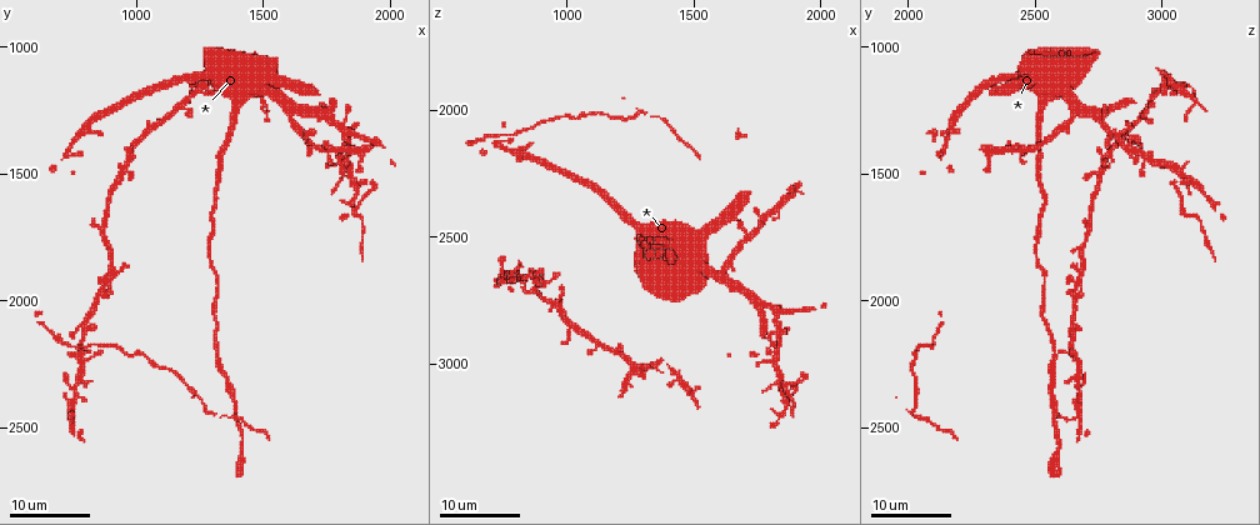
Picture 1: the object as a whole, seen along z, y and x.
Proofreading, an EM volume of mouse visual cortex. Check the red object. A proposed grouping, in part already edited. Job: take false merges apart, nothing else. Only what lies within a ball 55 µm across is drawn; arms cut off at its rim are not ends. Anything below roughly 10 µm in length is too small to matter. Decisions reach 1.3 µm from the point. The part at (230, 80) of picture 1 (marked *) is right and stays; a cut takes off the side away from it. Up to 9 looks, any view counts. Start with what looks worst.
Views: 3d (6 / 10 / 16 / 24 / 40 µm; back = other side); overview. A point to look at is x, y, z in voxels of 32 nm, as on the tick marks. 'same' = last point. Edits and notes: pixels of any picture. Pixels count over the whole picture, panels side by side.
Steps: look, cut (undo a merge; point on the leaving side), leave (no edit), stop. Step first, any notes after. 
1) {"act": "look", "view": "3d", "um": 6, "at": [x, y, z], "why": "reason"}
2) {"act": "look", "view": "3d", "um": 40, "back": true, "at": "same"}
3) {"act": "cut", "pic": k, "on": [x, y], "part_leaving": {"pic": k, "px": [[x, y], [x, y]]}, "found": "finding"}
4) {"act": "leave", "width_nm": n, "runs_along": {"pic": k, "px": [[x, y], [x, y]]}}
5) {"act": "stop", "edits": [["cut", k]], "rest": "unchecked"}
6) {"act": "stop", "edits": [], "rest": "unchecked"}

{"act": "look", "view": "3d", "um": 16, "at": [900, 1920, 2680], "why": "three-way junction"}

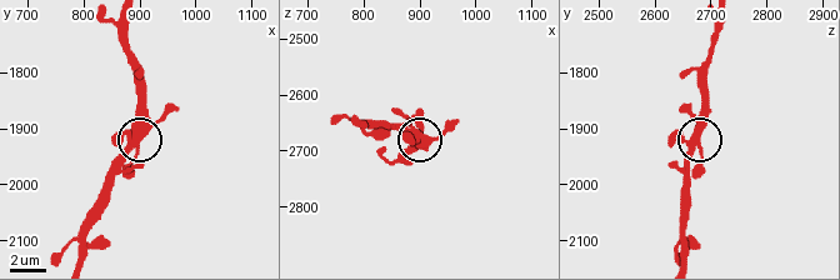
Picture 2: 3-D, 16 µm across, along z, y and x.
{"act": "look", "view": "3d", "um": 6, "at": [890, 1920, 2675], "why": "closer look"}

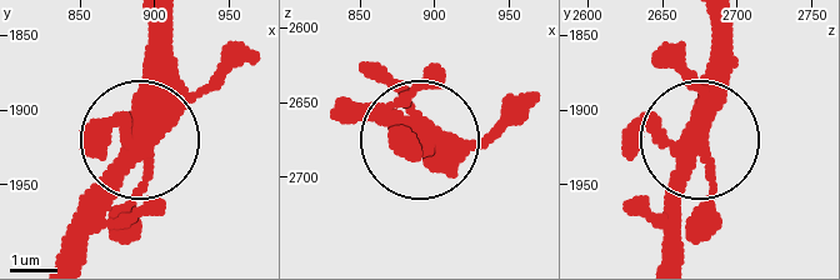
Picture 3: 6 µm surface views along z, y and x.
{"act": "leave", "width_nm": 390, "runs_along": {"pic": 3, "px": [[150, 26], [146, 145], [75, 225]]}, "found": "all the same cell"}

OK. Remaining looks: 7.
{"act": "look", "view": "3d", "um": 16, "at": [1610, 1260, 2640]}

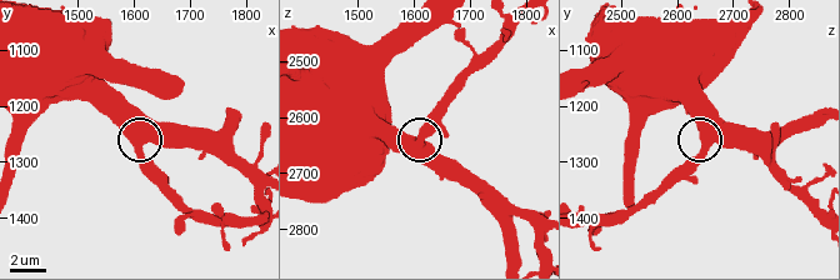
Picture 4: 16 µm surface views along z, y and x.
{"act": "look", "view": "3d", "um": 6, "at": [1605, 1270, 2655]}

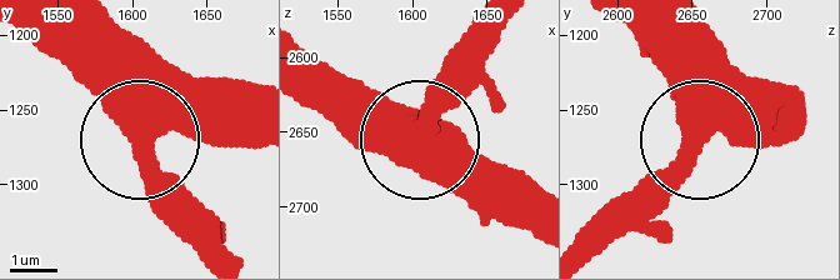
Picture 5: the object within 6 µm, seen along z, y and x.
{"act": "look", "view": "3d", "um": 6, "back": true, "at": [1608, 1274, 2652], "why": "from behind"}

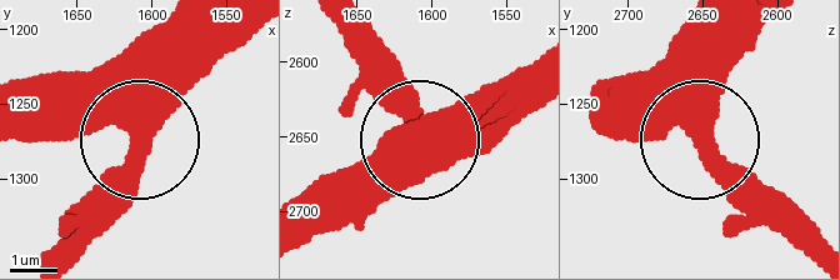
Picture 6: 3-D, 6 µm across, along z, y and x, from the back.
{"act": "leave", "side_arm_um": 18, "found": "one cell here"}

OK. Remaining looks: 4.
{"act": "look", "view": "3d", "um": 16, "at": [1400, 2410, 2580]}

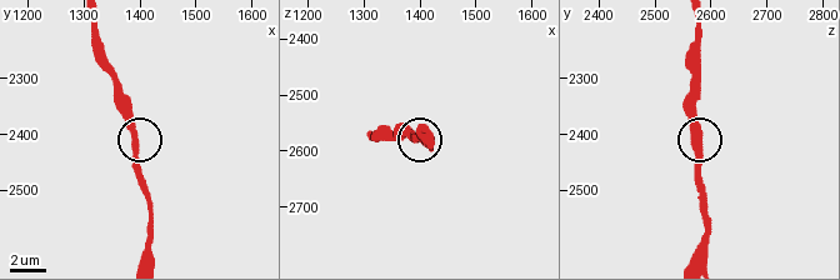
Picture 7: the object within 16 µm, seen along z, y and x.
{"act": "look", "view": "3d", "um": 6, "at": [1385, 2400, 2575], "why": "zoom in"}

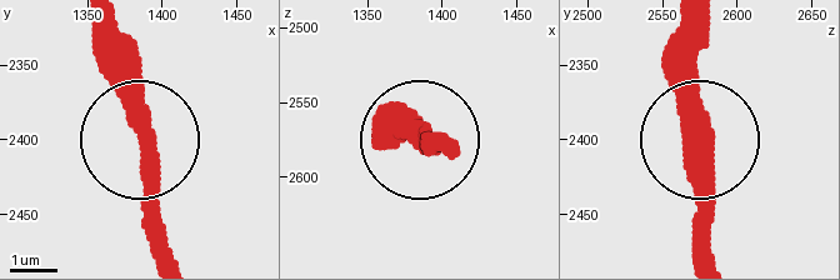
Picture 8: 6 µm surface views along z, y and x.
{"act": "leave", "width_nm": 420, "runs_along": {"pic": 8, "px": [[691, 26], [704, 253]]}, "found": "one cell here"}

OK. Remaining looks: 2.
{"act": "look", "view": "3d", "um": 24, "at": [1320, 1980, 2520], "why": "calibre changes"}

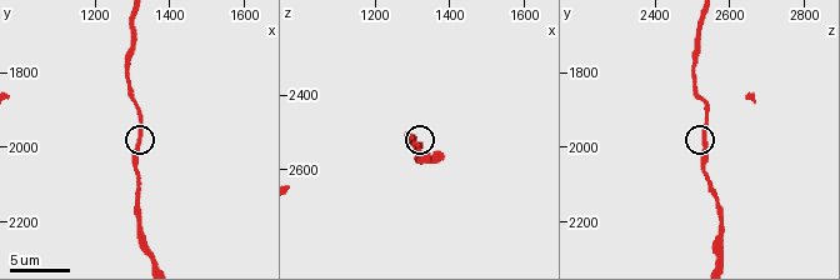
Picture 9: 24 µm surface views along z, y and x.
{"act": "look", "view": "3d", "um": 10, "at": [1320, 1970, 2540]}

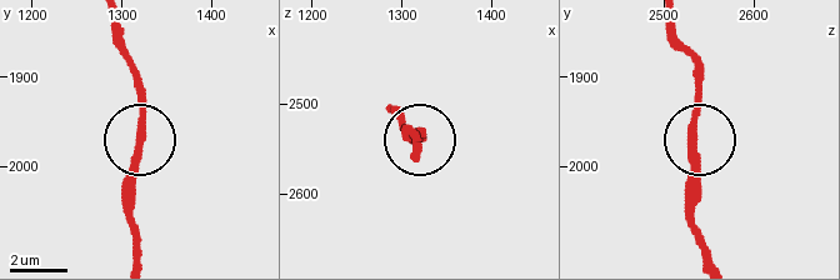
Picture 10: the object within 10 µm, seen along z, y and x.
{"act": "leave", "runs_along": {"pic": 10, "px": [[114, 26], [116, 48], [136, 76], [143, 120], [129, 233]]}, "found": "one cell here"}

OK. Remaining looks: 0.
{"act": "stop", "edits": [], "rest": "unchecked"}

